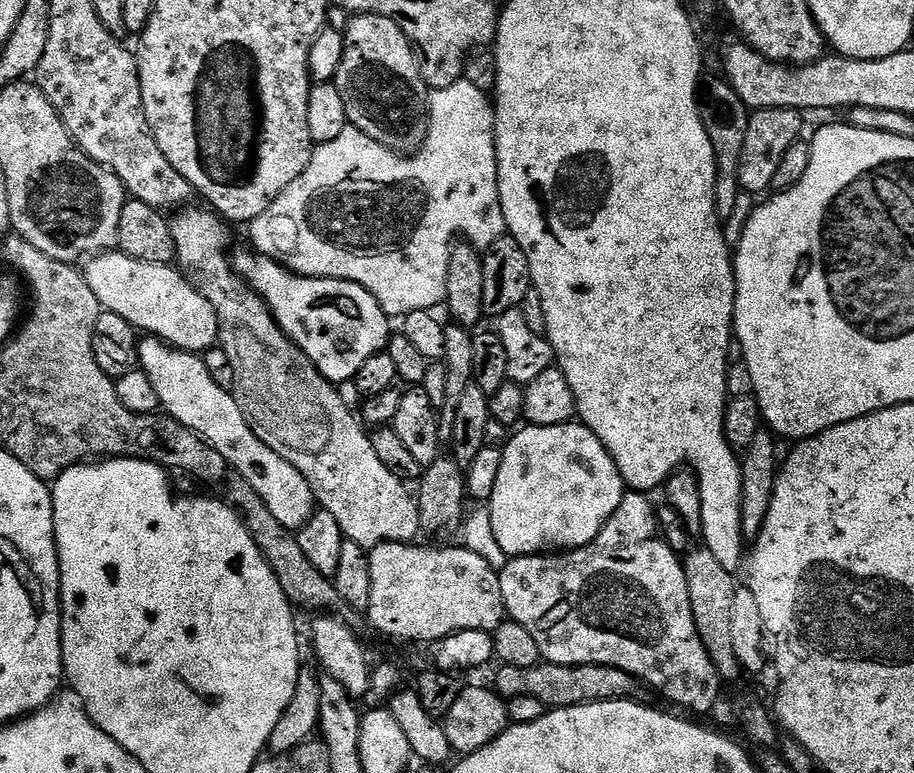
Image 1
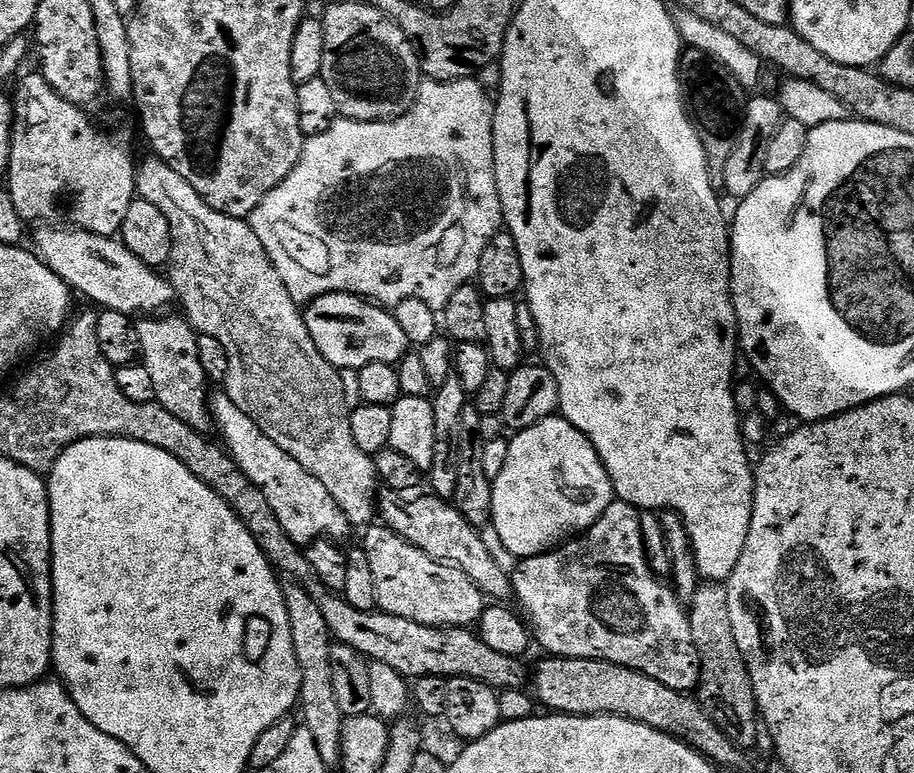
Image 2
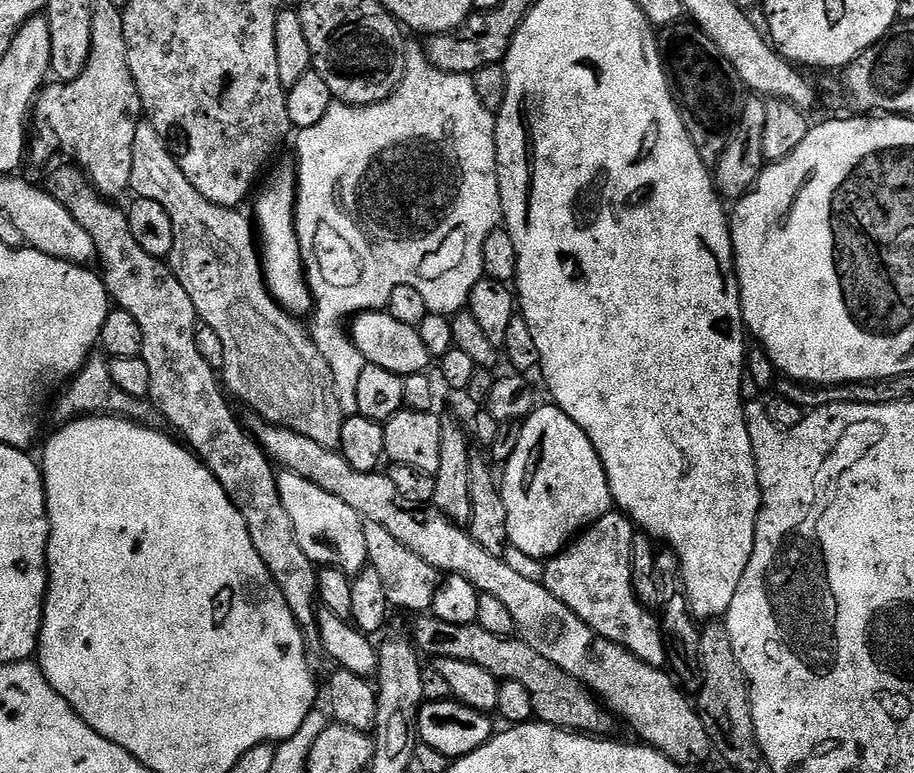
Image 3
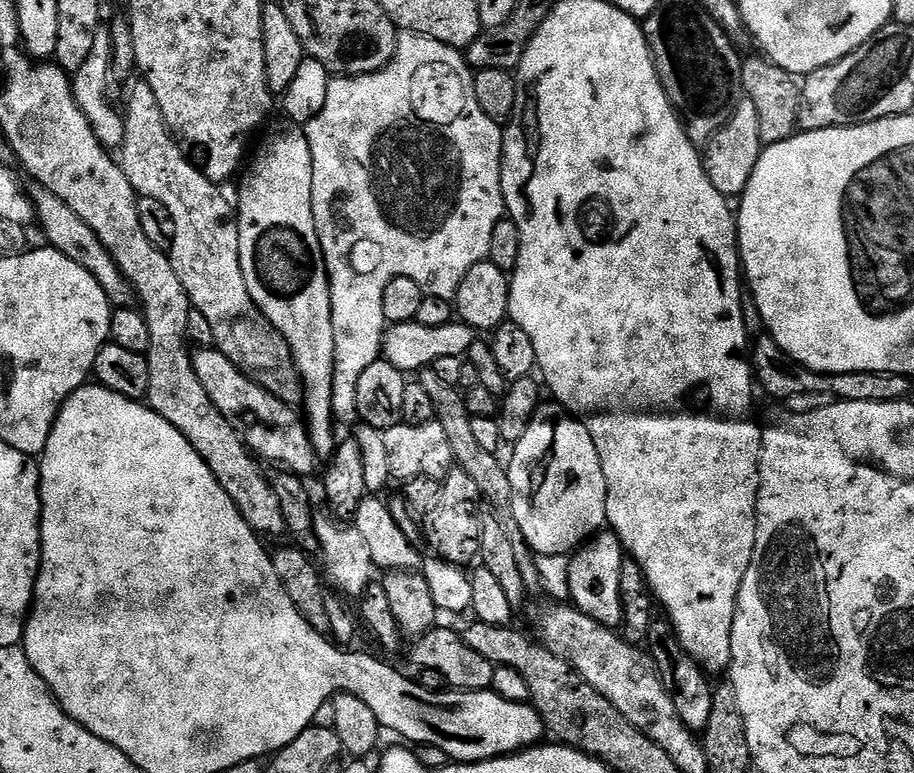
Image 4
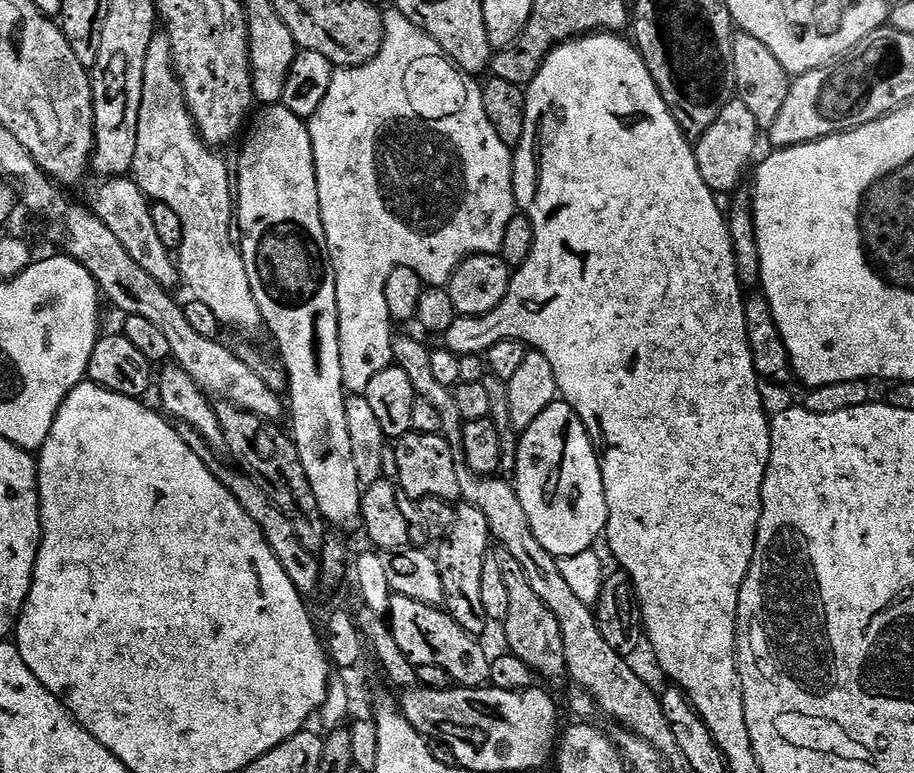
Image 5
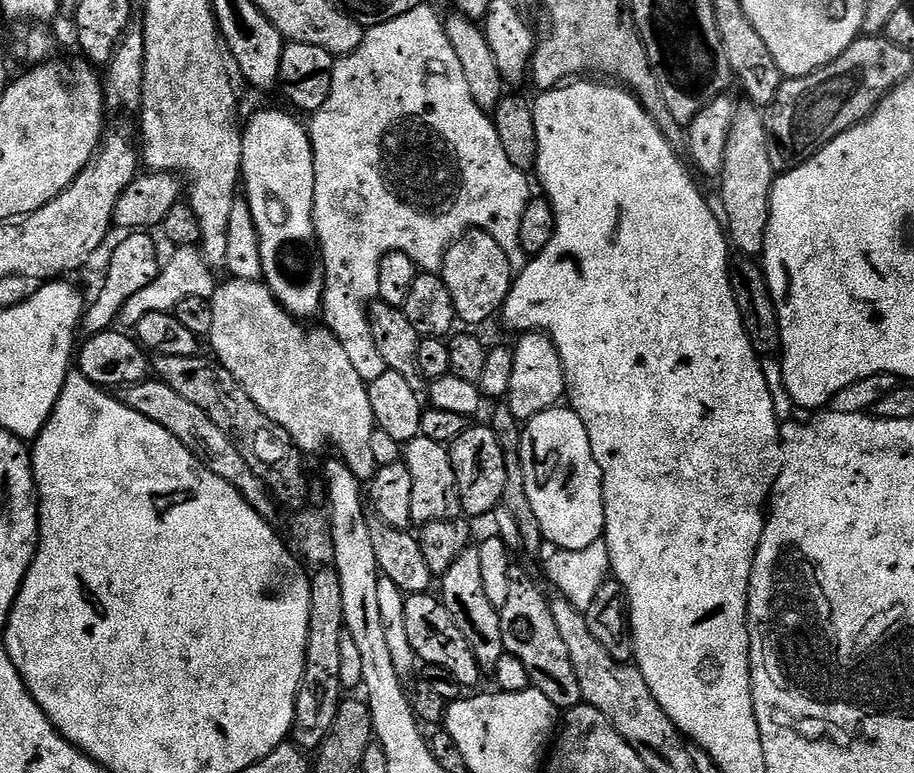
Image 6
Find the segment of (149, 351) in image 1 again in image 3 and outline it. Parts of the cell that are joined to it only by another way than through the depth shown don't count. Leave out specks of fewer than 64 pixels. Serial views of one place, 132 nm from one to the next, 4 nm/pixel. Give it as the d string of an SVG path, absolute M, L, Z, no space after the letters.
M281 471L276 481L282 506L286 506L290 522L294 522L294 534L298 538L298 546L306 550L306 558L310 558L317 566L337 568L351 577L369 567L365 520L358 513L350 510L346 502L334 498L334 494L326 494L322 486L314 486L314 482L306 482L306 478L293 472Z

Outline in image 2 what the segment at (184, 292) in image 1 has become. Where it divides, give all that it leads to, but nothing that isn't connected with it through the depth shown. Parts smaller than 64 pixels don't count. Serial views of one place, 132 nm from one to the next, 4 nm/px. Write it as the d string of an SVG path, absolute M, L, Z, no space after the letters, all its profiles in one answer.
M40 226L36 232L35 251L41 260L47 264L62 282L66 282L73 293L85 296L96 304L101 304L101 309L109 312L125 312L126 315L135 317L140 314L160 314L165 311L168 303L173 303L174 293L171 283L157 269L147 268L119 239L110 236L99 236L93 232L81 232L68 226Z

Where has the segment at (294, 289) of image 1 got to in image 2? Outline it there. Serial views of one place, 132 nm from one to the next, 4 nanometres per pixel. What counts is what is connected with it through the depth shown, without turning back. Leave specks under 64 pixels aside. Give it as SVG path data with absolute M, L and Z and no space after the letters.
M335 292L319 296L303 309L304 321L310 330L310 338L314 338L314 346L333 366L341 370L358 370L362 366L370 366L370 362L386 362L399 365L409 355L410 345L406 334L402 334L402 326L398 326L395 315L375 303L361 297L352 296L349 292Z

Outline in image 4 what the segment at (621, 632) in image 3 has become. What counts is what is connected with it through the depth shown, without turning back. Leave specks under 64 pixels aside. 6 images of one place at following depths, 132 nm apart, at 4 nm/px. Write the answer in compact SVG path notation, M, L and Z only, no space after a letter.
M611 530L601 531L587 541L570 559L570 601L578 611L594 618L594 622L604 624L613 630L619 629L624 623L622 614L622 594L620 593L620 580L622 575L622 562L626 558L624 547L620 539Z

